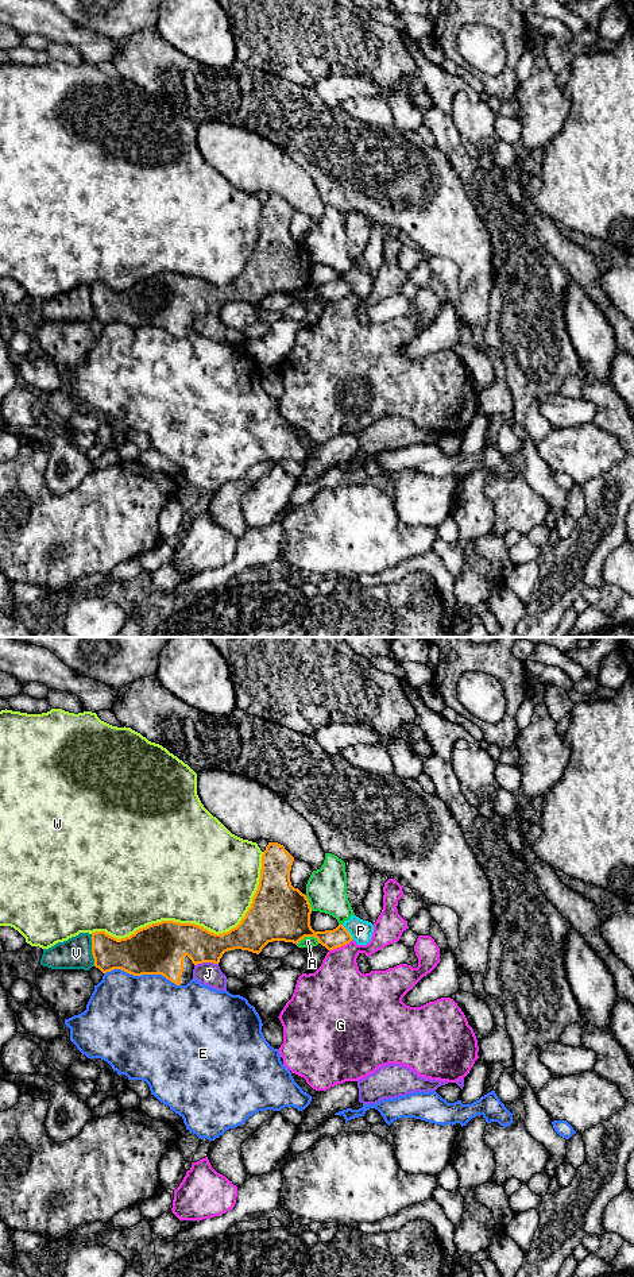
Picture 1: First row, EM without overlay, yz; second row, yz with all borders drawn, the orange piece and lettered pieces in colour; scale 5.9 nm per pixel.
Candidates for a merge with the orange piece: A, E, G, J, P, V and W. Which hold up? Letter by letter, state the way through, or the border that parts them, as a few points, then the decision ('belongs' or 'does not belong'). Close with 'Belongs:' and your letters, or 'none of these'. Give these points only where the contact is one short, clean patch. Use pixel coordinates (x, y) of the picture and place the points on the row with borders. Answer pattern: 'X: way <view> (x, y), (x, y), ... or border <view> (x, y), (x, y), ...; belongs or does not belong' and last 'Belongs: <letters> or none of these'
A: does not belong
E: does not belong
G: does not belong
J: does not belong
P: border yz (341, 925), (352, 938); does not belong
V: does not belong
W: does not belong
Belongs: none of these

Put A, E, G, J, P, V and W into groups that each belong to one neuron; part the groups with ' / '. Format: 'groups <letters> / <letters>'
groups A / E / G / J / P / V / W

